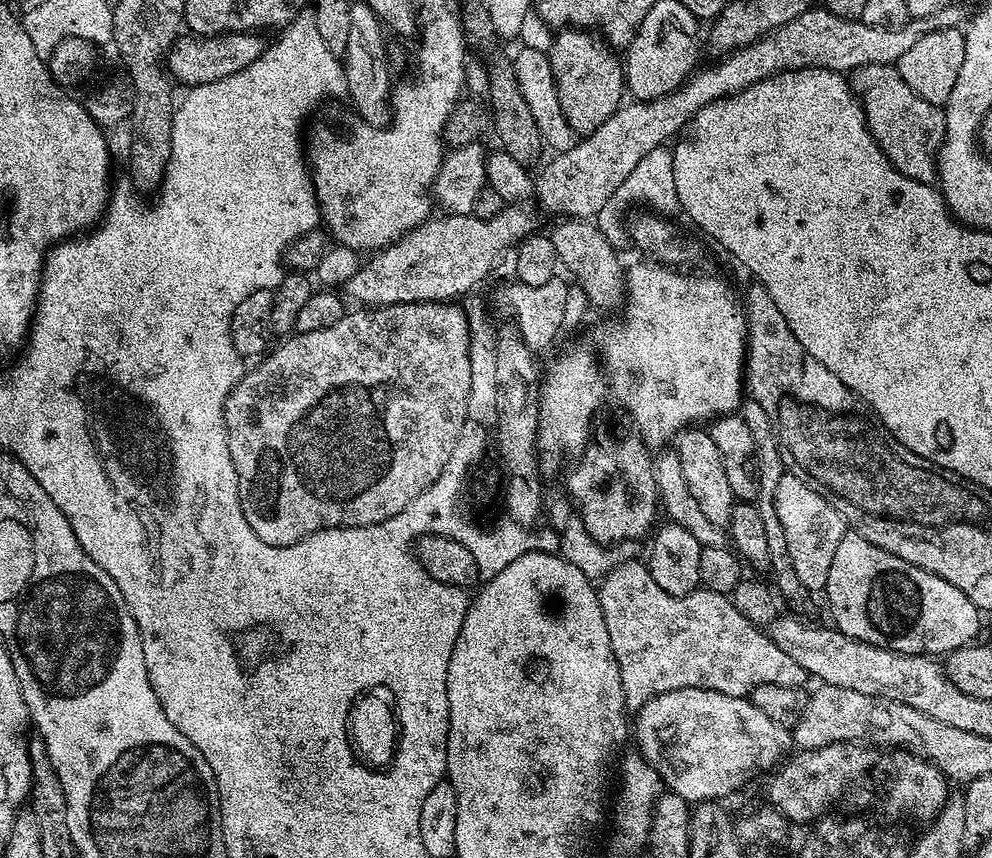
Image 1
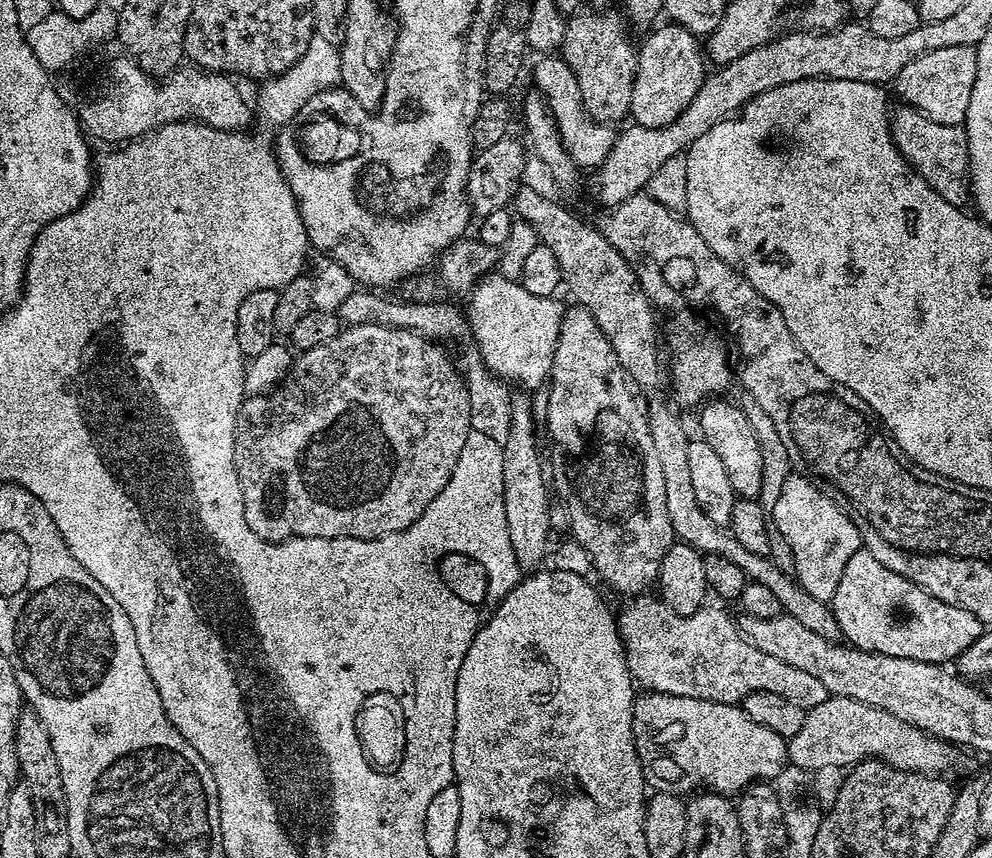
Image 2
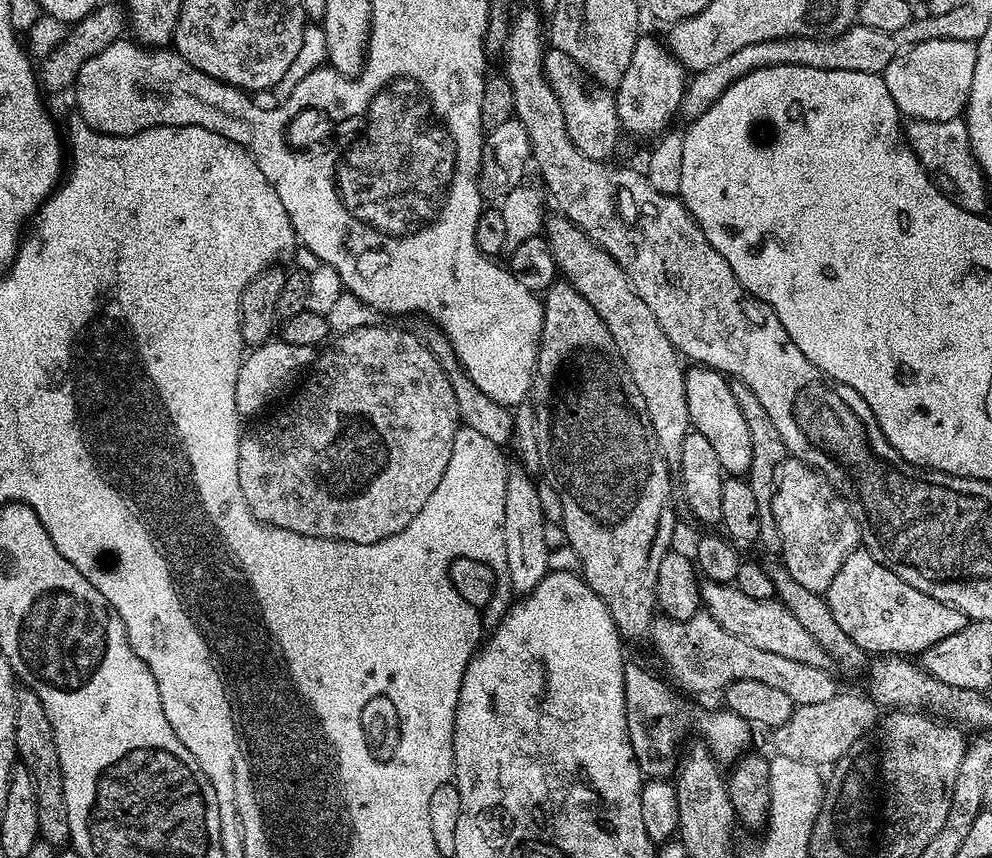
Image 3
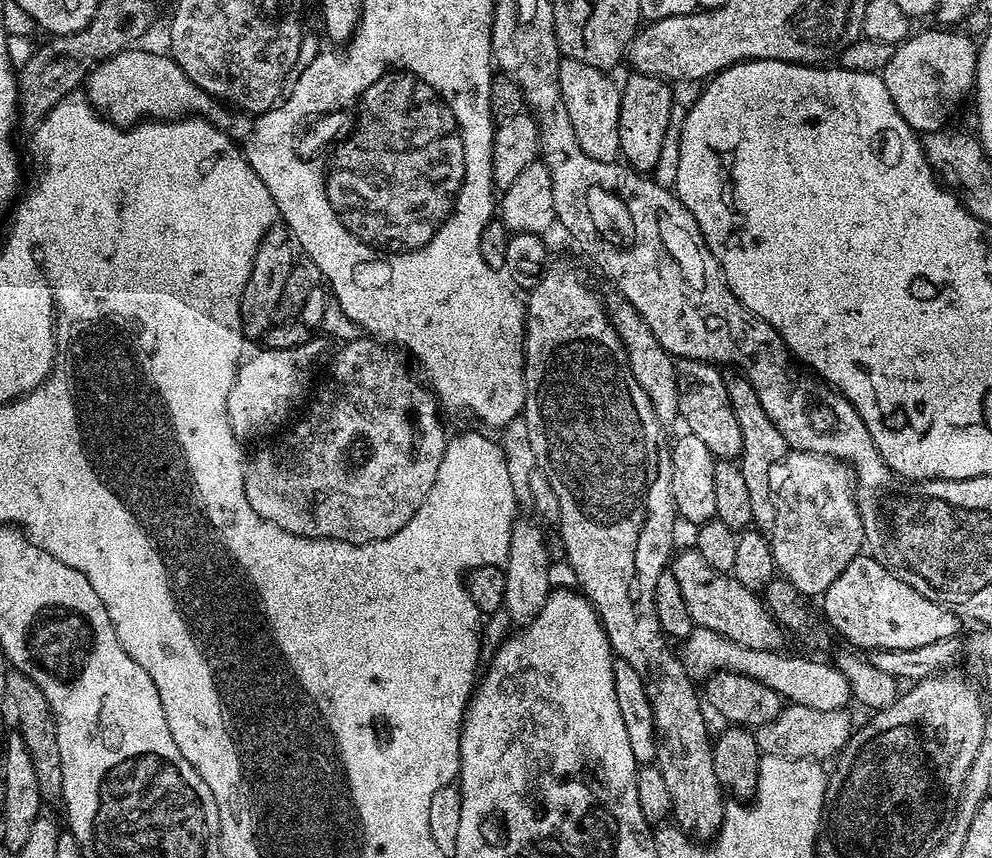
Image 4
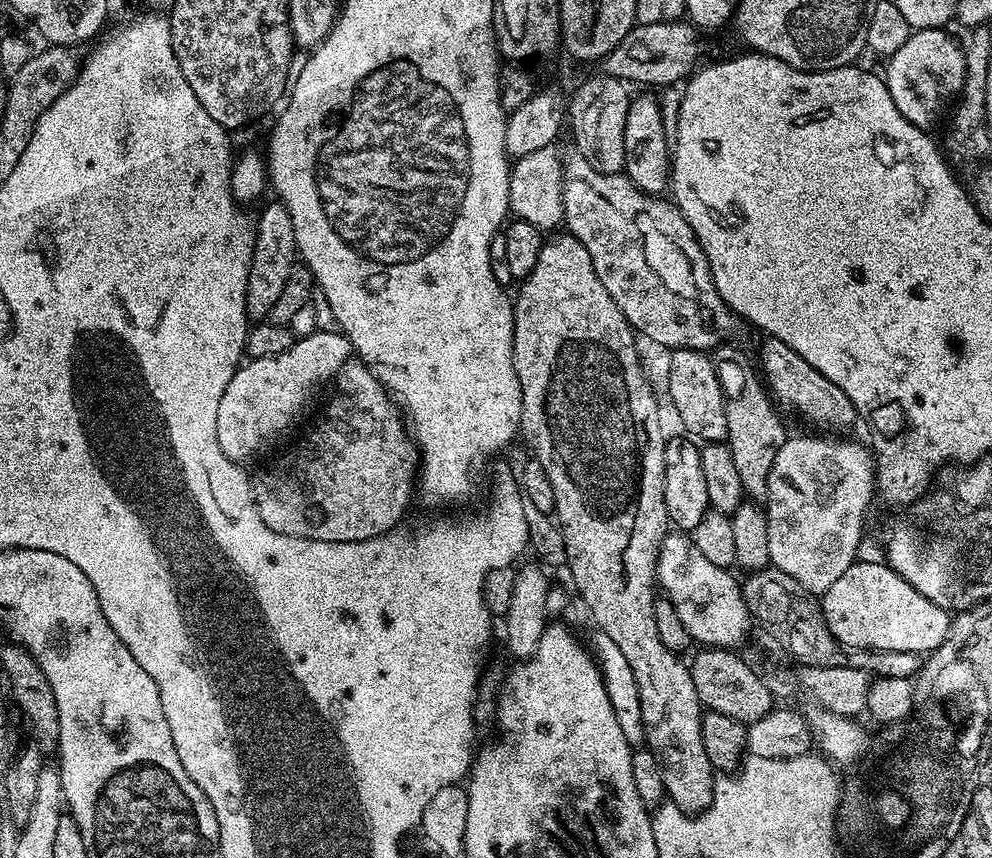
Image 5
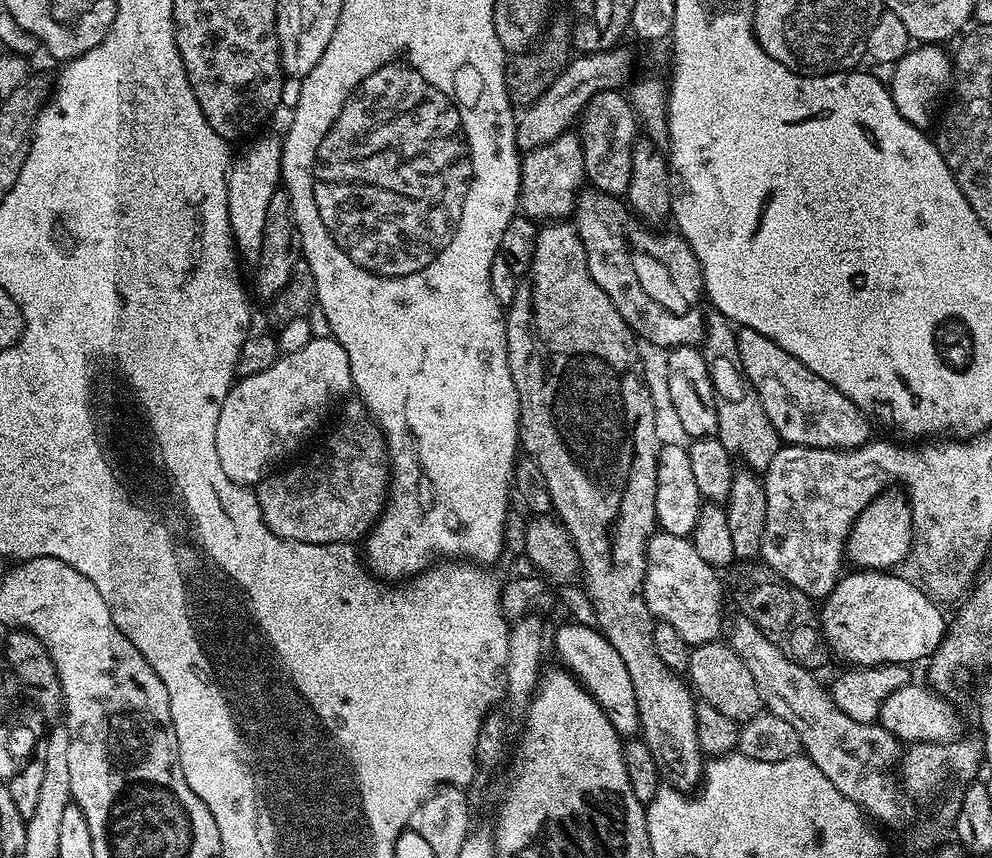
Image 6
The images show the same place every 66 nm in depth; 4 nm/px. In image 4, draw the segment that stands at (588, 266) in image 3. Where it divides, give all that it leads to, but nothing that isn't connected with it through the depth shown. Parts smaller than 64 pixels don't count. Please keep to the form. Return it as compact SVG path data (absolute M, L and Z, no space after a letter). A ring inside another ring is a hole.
M622 298L617 299L614 306L611 305L610 315L612 325L615 326L616 333L622 338L623 346L627 350L631 373L638 379L642 390L646 390L647 397L654 406L655 416L662 424L668 424L674 418L677 419L679 417L678 386L673 357L657 342L653 331L649 329L637 310Z

